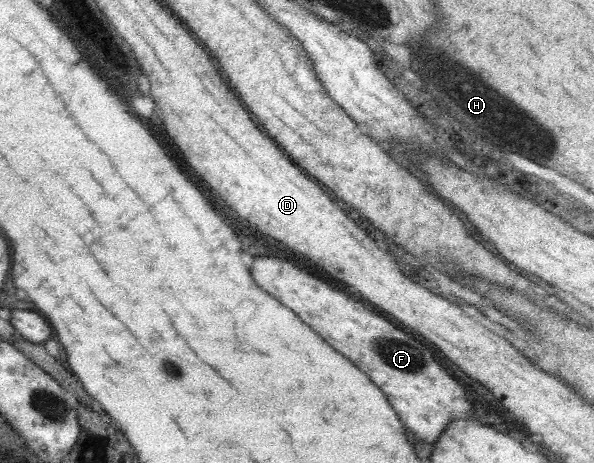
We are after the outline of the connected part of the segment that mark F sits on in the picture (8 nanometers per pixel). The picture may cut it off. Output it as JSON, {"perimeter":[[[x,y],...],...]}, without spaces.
{"perimeter":[[[253,257],[251,277],[257,287],[275,297],[281,305],[291,309],[305,325],[309,325],[325,343],[349,359],[359,371],[387,397],[387,403],[403,423],[405,431],[425,443],[433,443],[445,425],[455,419],[471,420],[471,407],[461,385],[457,385],[431,357],[419,341],[395,328],[387,319],[350,299],[347,293],[333,291],[323,281],[305,275],[291,263],[275,257]]]}

